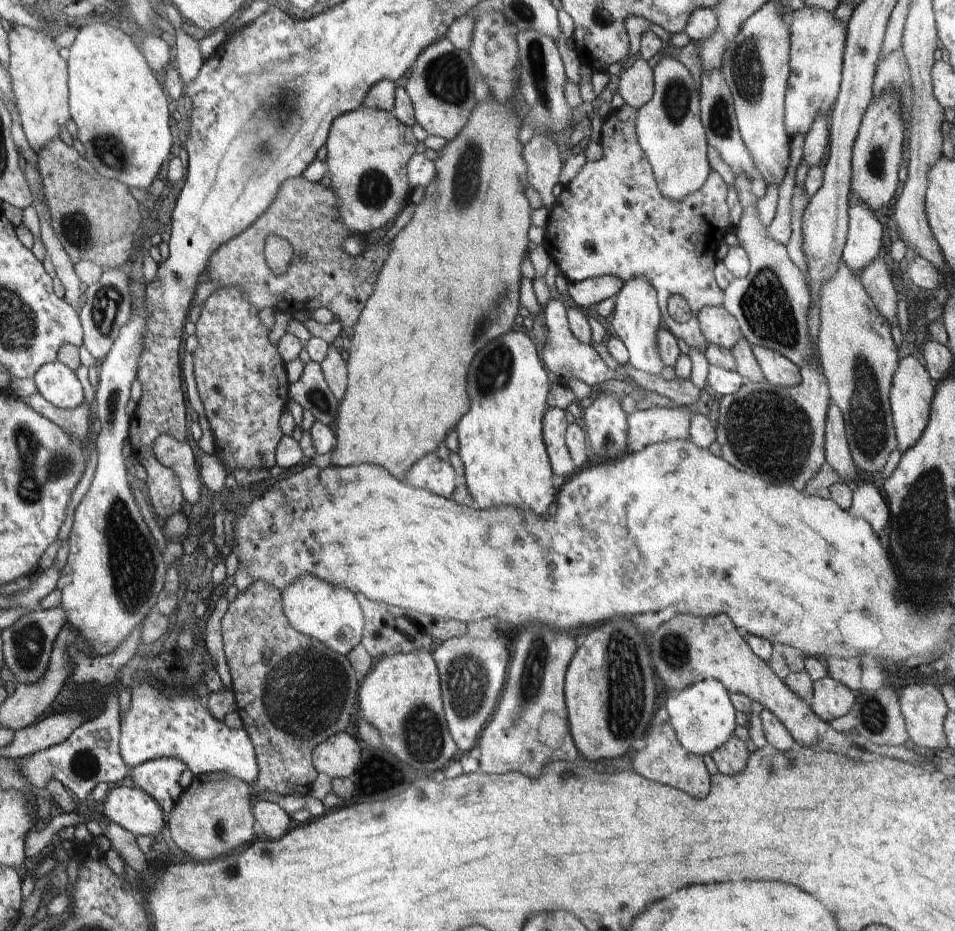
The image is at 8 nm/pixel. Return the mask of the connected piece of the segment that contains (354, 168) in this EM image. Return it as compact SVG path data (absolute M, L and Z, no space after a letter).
M360 106L352 112L337 116L331 124L327 141L327 157L324 161L333 191L339 200L339 213L348 232L366 235L376 228L392 226L402 210L409 204L412 186L408 180L407 164L416 153L418 141L412 129L404 126L393 112Z

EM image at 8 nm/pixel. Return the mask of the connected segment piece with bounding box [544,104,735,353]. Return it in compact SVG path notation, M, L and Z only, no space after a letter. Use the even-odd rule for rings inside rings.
M626 104L622 105L618 110L612 110L609 115L605 116L599 141L603 148L602 158L594 162L588 161L572 181L563 185L562 192L556 197L556 200L549 211L544 240L545 249L548 251L552 260L557 264L560 272L572 283L604 275L617 276L618 278L621 278L624 283L627 280L630 280L630 278L646 277L647 281L650 281L650 284L656 289L661 319L662 322L666 324L666 328L668 328L668 330L677 339L682 338L682 340L688 344L689 348L696 348L696 350L700 350L700 352L704 353L707 349L707 340L704 338L704 335L700 330L697 314L700 312L700 309L704 307L723 306L724 293L716 283L716 279L714 277L714 266L716 266L718 260L716 257L716 249L720 244L724 243L726 234L735 230L730 220L730 209L727 203L727 192L729 191L729 187L724 183L724 179L722 179L717 171L711 170L704 186L696 192L686 195L684 198L677 201L664 196L659 189L656 177L653 173L653 168L651 167L650 162L647 161L646 155L643 153L642 147L638 142L637 130L635 129L636 119L637 109ZM672 294L682 294L686 299L686 302L688 302L688 306L690 306L692 311L692 318L688 320L688 322L678 323L670 317L666 306L667 300L672 296Z

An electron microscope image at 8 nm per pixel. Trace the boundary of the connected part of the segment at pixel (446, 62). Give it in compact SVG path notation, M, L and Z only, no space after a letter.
M445 36L426 47L418 55L404 86L411 98L416 122L428 134L454 140L466 126L476 105L474 84L479 77L470 55L465 50L458 50Z

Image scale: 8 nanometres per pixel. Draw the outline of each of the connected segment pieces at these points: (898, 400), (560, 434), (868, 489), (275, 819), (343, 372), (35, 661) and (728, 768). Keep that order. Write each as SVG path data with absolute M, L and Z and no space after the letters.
M912 355L904 357L893 376L893 386L890 391L891 413L893 427L897 438L897 449L902 454L906 452L922 436L929 421L931 402L935 395L934 380L928 374L920 361Z
M549 407L542 421L542 436L553 474L568 478L578 471L565 443L565 434L569 423L566 411L558 407Z
M860 483L860 486L853 492L853 501L849 513L868 520L872 524L874 532L880 532L890 518L889 506L880 484Z
M253 800L252 812L255 821L262 826L269 839L278 840L292 825L292 818L281 806L266 800Z
M331 345L326 358L319 364L322 374L326 379L332 394L339 400L344 398L347 389L347 363L345 354L338 348Z
M62 607L49 610L36 608L22 615L10 628L1 629L4 664L13 673L16 684L33 685L42 680L54 641L66 623L66 613Z
M733 734L722 746L710 753L720 773L734 776L747 765L749 752L744 741Z

